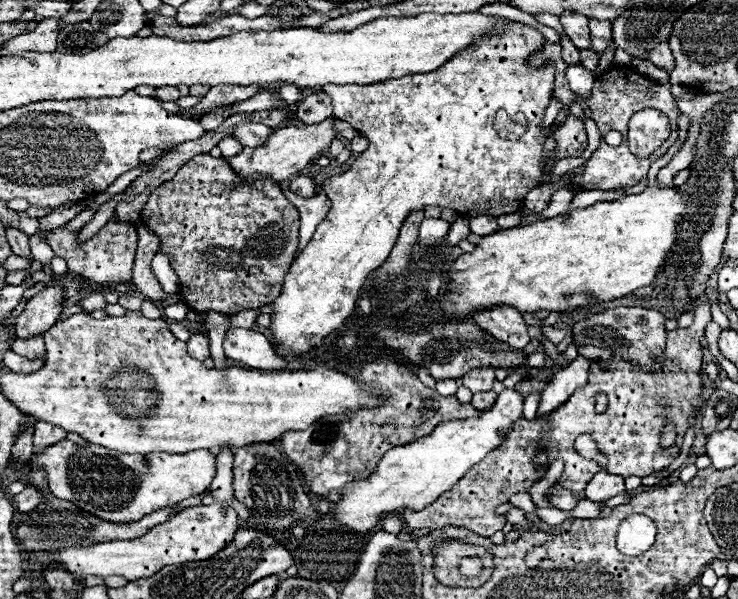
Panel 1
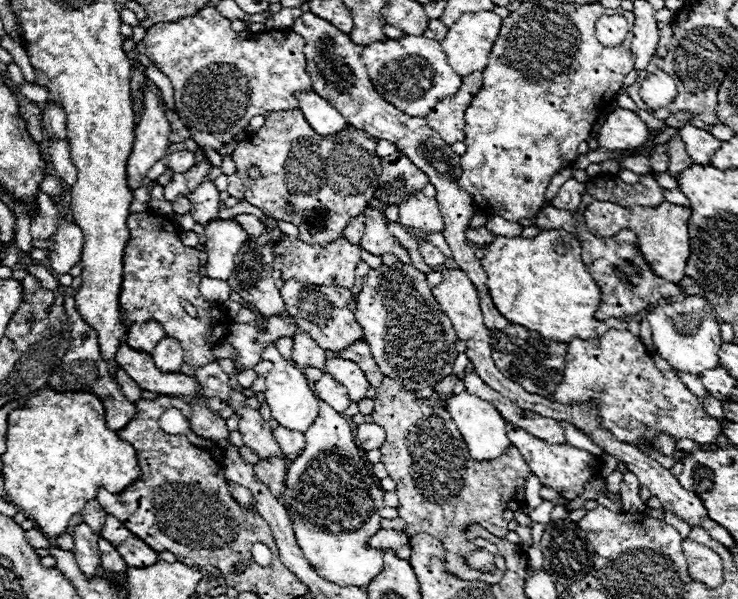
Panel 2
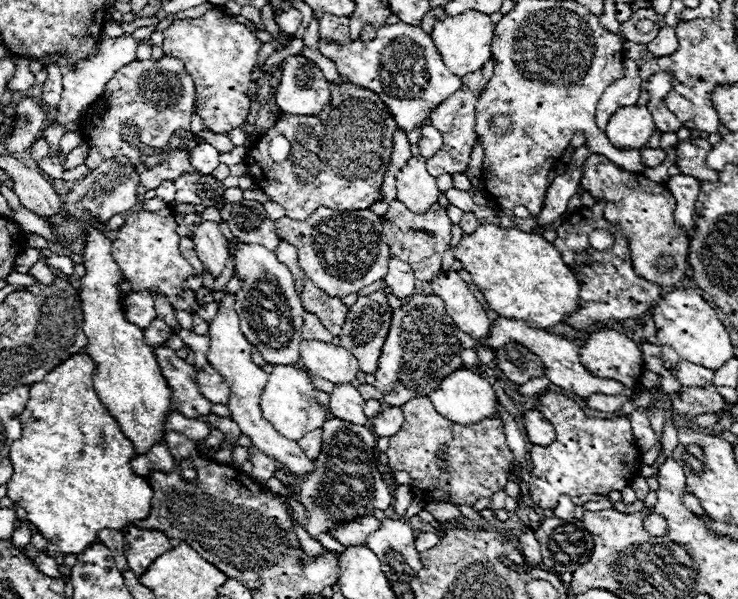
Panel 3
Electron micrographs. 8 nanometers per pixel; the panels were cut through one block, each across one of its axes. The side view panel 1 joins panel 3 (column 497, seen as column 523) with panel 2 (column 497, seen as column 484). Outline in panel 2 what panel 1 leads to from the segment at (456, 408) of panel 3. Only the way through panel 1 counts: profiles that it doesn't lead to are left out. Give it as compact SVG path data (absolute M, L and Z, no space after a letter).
M468 392L452 394L446 400L446 410L456 422L460 434L464 436L470 456L474 456L474 460L492 460L492 456L500 456L510 446L510 440L506 434L506 420L488 400L482 400L476 394L468 394Z

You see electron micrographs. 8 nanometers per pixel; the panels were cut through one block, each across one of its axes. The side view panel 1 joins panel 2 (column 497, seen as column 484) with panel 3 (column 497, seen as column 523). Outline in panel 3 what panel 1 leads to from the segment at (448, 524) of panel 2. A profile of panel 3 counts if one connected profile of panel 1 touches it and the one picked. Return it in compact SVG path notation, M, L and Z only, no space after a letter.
M414 398L414 400L408 400L408 402L406 402L406 404L402 404L400 408L402 408L402 414L404 414L404 424L402 424L402 432L398 432L398 436L390 436L390 446L388 446L388 452L386 452L386 456L390 458L388 466L390 466L392 470L406 470L406 472L410 474L410 478L412 478L412 480L422 482L424 486L428 484L428 486L430 486L430 490L428 490L428 492L432 492L432 496L434 496L434 498L428 498L428 500L434 500L434 502L444 500L444 502L450 502L450 504L456 504L456 506L464 506L464 504L466 504L466 506L472 506L478 498L482 498L482 496L492 496L494 492L504 490L504 486L506 486L506 484L508 484L508 480L510 480L510 462L512 462L514 458L512 458L512 452L510 452L510 448L508 448L508 444L506 444L506 436L504 436L504 422L502 422L500 418L482 420L480 424L474 424L474 426L454 424L454 422L446 420L444 416L440 416L440 414L434 410L434 406L432 406L432 402L430 402L428 398Z

